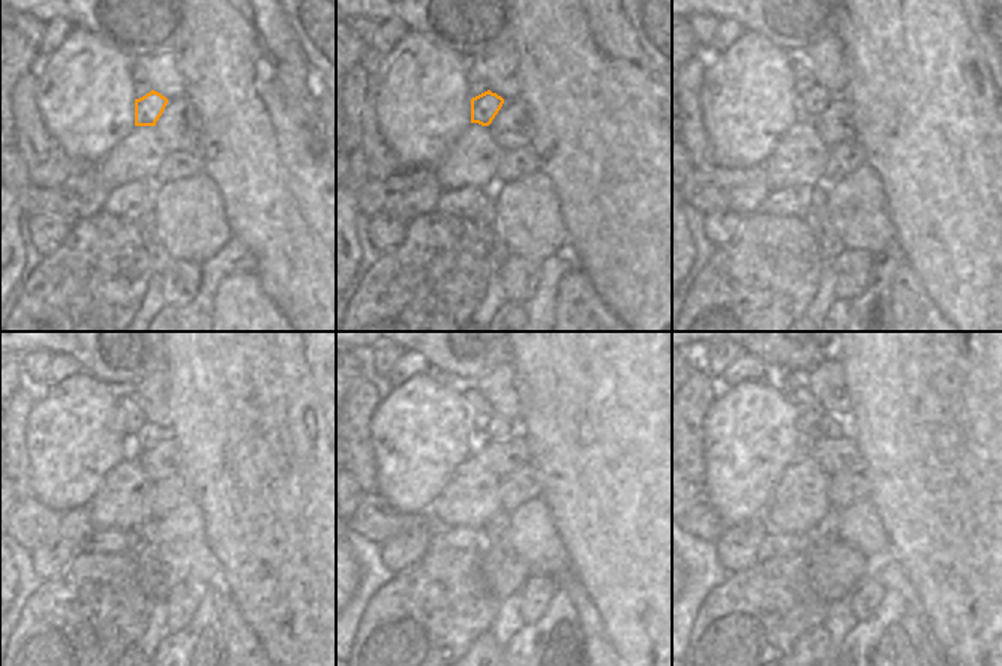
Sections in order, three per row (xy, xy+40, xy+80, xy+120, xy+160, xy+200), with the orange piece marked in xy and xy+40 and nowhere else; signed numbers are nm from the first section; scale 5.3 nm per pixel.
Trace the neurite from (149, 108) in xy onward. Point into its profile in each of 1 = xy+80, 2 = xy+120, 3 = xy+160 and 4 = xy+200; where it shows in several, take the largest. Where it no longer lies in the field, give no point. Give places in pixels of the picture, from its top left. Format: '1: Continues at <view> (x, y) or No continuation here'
1: Continues at xy+80 (815, 101)
2: Continues at xy+120 (149, 435)
3: Continues at xy+160 (498, 428)
4: Continues at xy+200 (830, 426).

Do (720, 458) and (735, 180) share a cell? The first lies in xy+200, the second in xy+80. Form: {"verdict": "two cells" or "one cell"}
{"verdict": "two cells"}

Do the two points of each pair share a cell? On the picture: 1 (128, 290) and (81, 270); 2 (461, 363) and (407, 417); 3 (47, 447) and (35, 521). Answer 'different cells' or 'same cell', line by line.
1: same cell
2: different cells
3: different cells

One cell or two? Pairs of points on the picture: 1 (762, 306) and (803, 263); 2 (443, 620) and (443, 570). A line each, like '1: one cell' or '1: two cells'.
1: one cell
2: one cell

